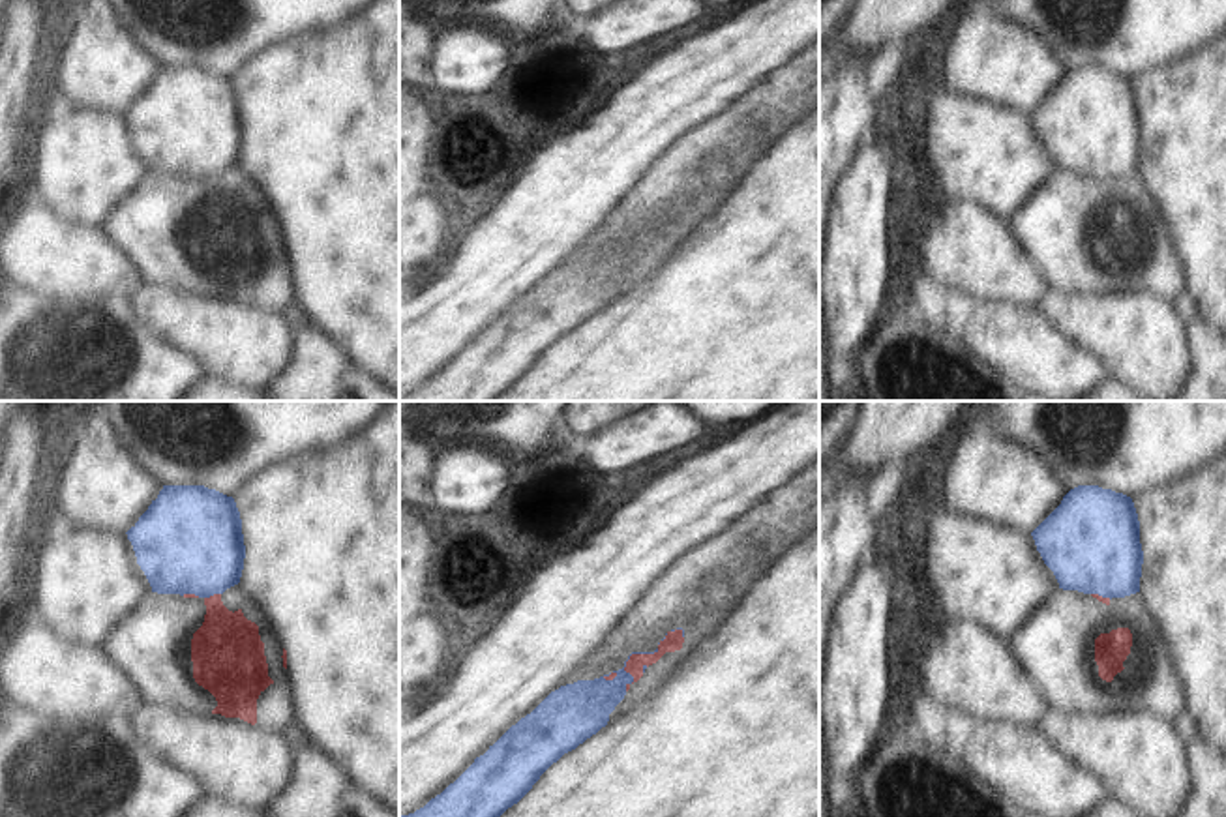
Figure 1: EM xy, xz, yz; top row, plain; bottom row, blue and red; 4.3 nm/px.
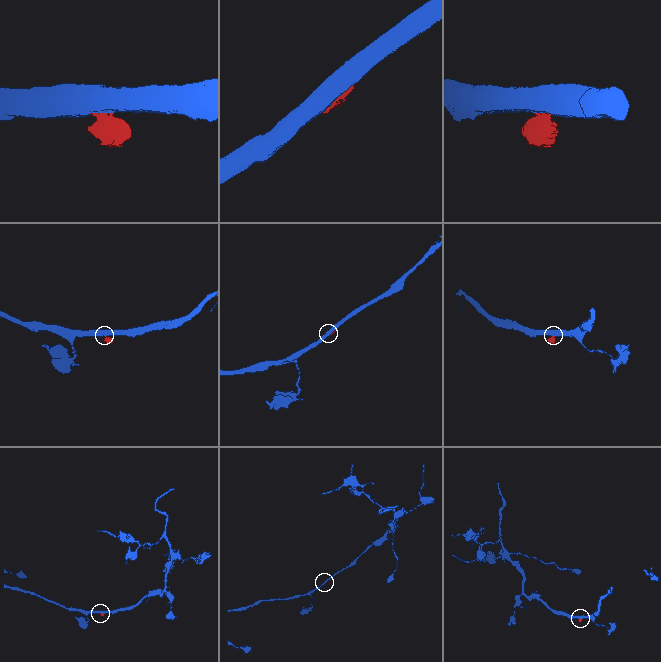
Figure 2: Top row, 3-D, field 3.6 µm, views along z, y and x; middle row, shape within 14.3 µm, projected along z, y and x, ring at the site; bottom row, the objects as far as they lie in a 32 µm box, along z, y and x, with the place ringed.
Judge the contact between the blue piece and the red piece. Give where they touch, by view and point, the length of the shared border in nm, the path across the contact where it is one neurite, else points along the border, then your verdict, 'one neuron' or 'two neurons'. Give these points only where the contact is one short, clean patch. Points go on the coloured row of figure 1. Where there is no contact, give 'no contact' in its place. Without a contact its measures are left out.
xz (628, 658) | 240 nm | two neurons

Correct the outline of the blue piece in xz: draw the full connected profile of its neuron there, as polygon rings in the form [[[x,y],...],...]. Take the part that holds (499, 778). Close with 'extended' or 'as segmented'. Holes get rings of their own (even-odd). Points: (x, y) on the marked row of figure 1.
[[[624,667],[613,673],[617,675],[613,680],[604,676],[577,680],[551,691],[441,795],[414,813],[399,817],[501,817],[532,789],[553,763],[607,725],[609,714],[626,695],[626,686],[634,682]]]; as segmented

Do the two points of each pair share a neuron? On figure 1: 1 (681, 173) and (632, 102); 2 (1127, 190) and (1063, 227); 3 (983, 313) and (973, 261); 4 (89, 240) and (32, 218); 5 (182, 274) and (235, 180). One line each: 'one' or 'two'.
1: two
2: one
3: two
4: one
5: one

